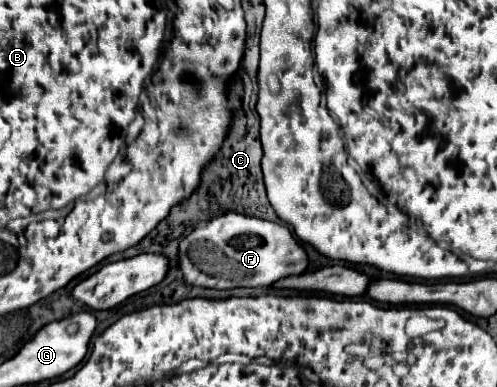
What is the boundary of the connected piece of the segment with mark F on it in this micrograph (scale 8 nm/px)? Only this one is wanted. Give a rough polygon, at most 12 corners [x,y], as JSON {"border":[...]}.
{"border":[[223,214],[179,240],[185,284],[271,286],[307,270],[287,226]]}

